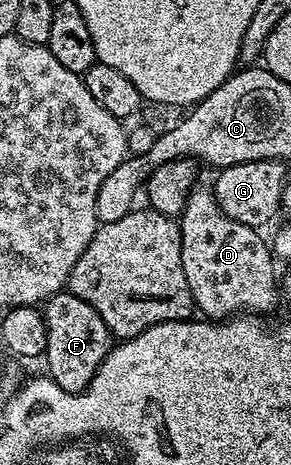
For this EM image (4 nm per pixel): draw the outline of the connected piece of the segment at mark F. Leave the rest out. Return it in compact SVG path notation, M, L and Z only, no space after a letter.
M69 290L57 292L44 304L46 322L46 360L45 371L50 379L66 392L81 392L96 374L96 370L110 353L112 337L108 326L104 326L104 318L88 306L80 298L76 298Z

